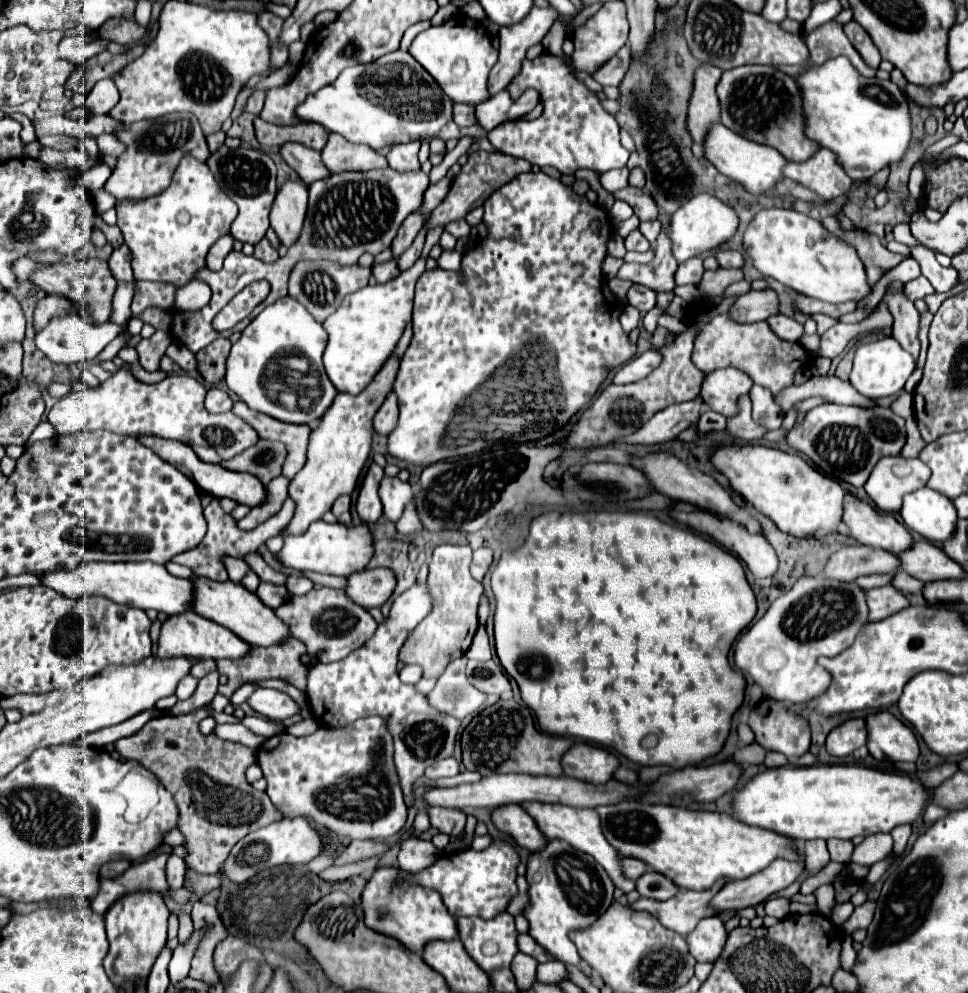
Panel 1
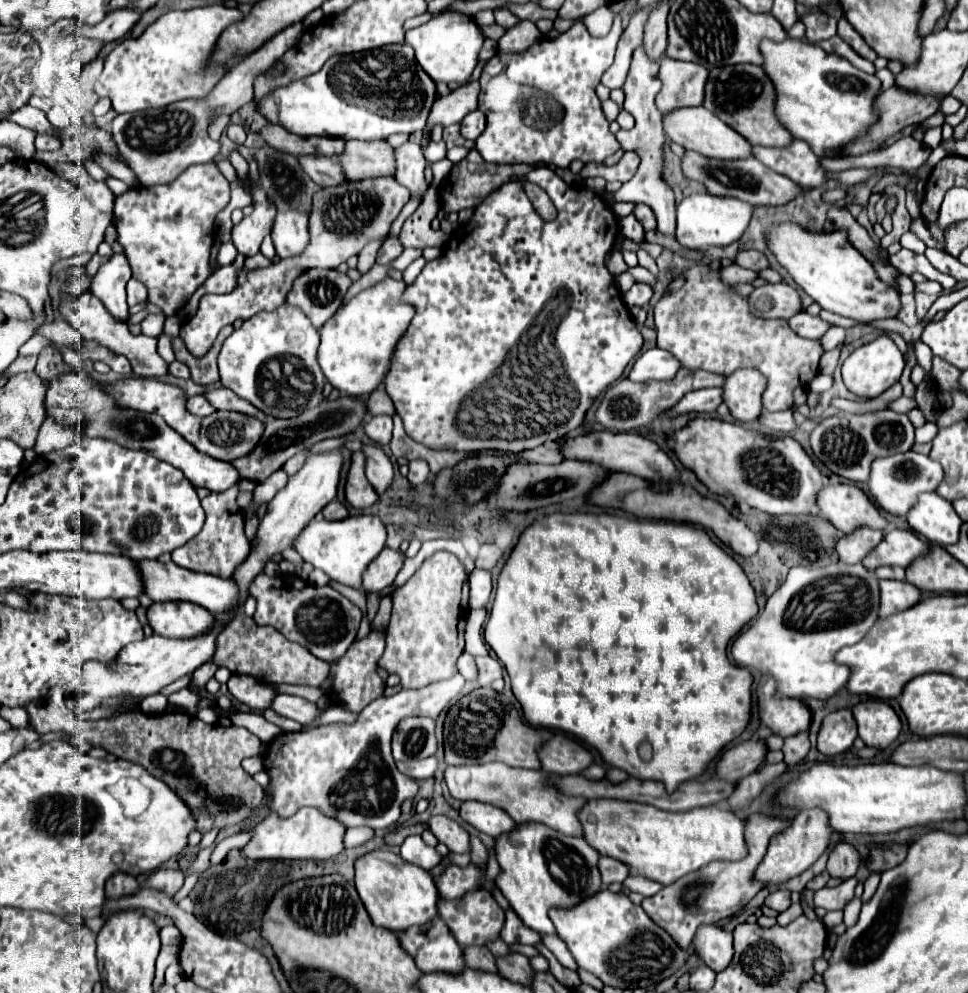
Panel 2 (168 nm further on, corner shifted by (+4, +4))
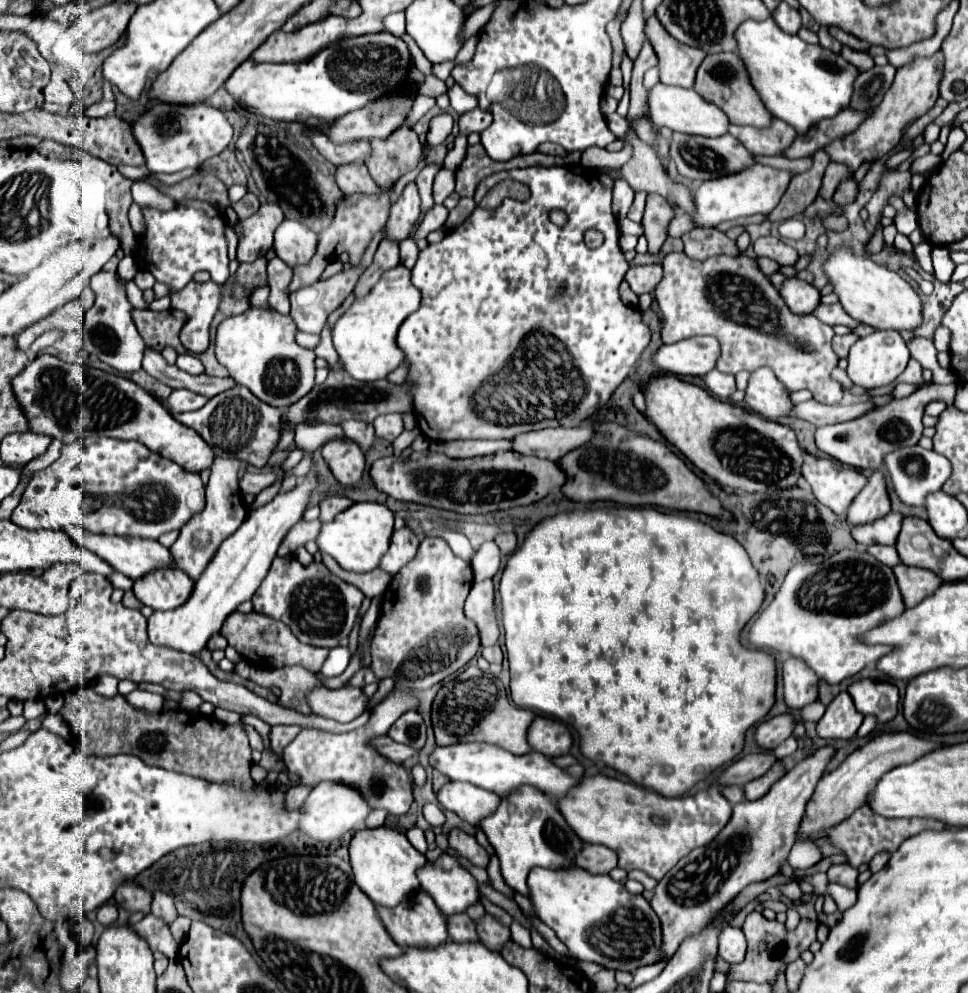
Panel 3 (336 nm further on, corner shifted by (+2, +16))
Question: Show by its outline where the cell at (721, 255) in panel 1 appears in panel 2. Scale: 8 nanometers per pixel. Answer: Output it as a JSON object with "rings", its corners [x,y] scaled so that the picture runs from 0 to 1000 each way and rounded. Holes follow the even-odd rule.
{"rings":[[[768,252],[768,254],[763,254],[761,260],[759,260],[759,266],[768,268],[768,270],[774,270],[774,272],[780,272],[780,274],[786,274],[786,272],[794,270],[792,258],[782,254],[782,252]]]}

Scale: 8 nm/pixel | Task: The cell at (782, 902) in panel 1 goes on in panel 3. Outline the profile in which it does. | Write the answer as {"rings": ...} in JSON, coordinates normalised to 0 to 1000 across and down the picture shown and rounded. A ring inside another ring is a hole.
{"rings":[[[813,888],[813,890],[807,890],[807,892],[803,892],[803,894],[807,896],[809,902],[813,902],[813,904],[819,906],[819,908],[823,908],[823,906],[827,904],[827,900],[830,900],[823,888]]]}

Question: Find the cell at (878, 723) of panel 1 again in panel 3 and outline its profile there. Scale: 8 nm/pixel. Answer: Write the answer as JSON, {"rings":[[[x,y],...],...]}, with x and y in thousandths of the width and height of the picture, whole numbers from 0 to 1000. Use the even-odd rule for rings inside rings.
{"rings":[[[885,685],[875,697],[892,721],[904,721],[906,727],[918,727],[927,719],[929,695],[925,689],[910,685]]]}

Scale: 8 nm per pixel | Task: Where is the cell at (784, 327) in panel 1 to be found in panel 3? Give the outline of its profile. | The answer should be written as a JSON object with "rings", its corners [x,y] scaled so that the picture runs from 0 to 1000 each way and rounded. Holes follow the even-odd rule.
{"rings":[[[865,304],[865,306],[846,306],[842,312],[840,312],[840,316],[848,322],[848,324],[852,324],[852,326],[856,326],[856,328],[863,328],[863,326],[871,326],[871,328],[877,328],[879,332],[887,326],[885,322],[881,322],[871,310],[869,310],[869,306]]]}

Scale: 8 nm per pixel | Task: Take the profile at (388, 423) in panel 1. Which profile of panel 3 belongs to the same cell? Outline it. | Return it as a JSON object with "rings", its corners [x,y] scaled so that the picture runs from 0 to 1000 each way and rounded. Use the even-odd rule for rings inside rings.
{"rings":[[[396,417],[387,423],[387,437],[389,441],[398,441],[406,445],[416,435],[416,425],[412,417]]]}

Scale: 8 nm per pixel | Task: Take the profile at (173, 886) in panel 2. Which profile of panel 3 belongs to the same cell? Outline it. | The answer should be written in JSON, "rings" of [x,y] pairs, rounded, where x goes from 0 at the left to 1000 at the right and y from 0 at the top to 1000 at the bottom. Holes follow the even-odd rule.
{"rings":[[[160,896],[160,898],[158,898],[156,920],[166,922],[170,928],[179,928],[181,922],[183,922],[181,912],[179,912],[179,904],[177,904],[173,898],[168,898],[168,896]]]}

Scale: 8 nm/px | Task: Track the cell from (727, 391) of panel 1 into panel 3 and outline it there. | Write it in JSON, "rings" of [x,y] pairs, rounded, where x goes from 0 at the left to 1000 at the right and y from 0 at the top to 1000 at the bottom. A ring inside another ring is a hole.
{"rings":[[[786,369],[776,375],[770,393],[770,407],[774,409],[774,413],[796,423],[815,417],[815,411],[819,411],[811,395],[811,389],[803,383],[801,375],[792,369]]]}

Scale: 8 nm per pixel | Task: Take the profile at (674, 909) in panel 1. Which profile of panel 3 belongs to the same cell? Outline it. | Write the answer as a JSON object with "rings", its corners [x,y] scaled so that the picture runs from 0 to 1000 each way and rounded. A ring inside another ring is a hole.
{"rings":[[[844,753],[842,759],[803,785],[788,804],[759,810],[757,822],[743,842],[728,854],[718,854],[712,862],[704,864],[699,872],[679,888],[673,912],[683,926],[687,965],[695,963],[708,945],[722,941],[770,892],[788,888],[807,876],[807,870],[813,868],[815,856],[823,844],[821,838],[832,818],[832,810],[858,761],[861,753]]]}

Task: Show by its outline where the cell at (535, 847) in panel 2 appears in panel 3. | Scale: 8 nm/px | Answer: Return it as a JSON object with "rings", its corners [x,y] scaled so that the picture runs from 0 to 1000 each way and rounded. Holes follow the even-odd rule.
{"rings":[[[540,794],[538,798],[534,798],[534,802],[526,802],[526,806],[520,804],[518,814],[513,814],[509,822],[497,826],[495,832],[503,840],[503,846],[513,858],[522,888],[532,898],[544,904],[546,904],[544,880],[549,878],[549,874],[553,872],[567,876],[594,874],[594,864],[602,856],[602,846],[586,830],[586,826],[577,818],[575,808],[569,808],[565,802],[559,802],[559,798],[553,798],[553,794]],[[526,814],[532,814],[532,818],[526,820]]]}

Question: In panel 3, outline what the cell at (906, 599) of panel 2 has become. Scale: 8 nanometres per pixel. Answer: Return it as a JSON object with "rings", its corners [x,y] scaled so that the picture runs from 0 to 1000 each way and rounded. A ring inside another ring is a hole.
{"rings":[[[927,568],[923,572],[931,600],[933,600],[933,608],[937,612],[943,612],[943,608],[949,608],[956,600],[964,598],[974,584],[970,584],[968,578],[956,574],[956,572],[943,572],[943,570],[935,570],[935,568]]]}

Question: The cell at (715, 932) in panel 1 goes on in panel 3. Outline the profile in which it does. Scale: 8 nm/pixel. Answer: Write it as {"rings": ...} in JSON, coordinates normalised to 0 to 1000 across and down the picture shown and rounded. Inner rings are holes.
{"rings":[[[747,933],[743,941],[743,963],[753,971],[759,971],[770,965],[770,955],[772,951],[770,951],[768,937],[757,933]]]}

